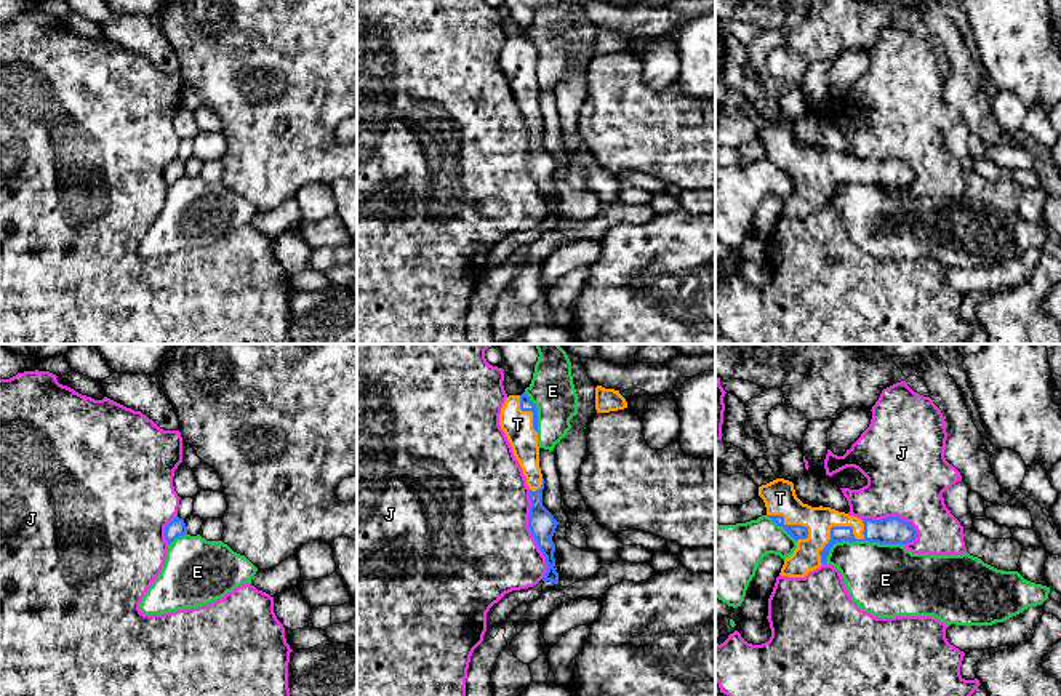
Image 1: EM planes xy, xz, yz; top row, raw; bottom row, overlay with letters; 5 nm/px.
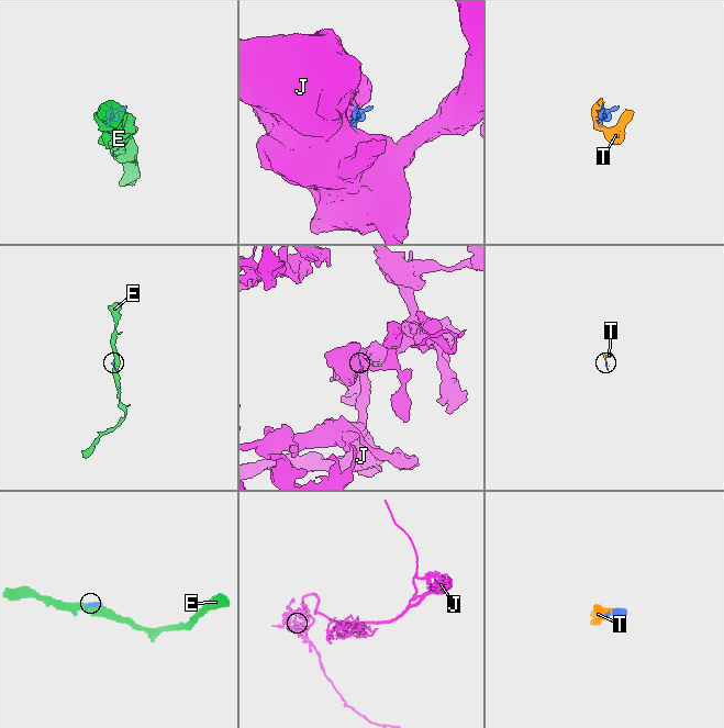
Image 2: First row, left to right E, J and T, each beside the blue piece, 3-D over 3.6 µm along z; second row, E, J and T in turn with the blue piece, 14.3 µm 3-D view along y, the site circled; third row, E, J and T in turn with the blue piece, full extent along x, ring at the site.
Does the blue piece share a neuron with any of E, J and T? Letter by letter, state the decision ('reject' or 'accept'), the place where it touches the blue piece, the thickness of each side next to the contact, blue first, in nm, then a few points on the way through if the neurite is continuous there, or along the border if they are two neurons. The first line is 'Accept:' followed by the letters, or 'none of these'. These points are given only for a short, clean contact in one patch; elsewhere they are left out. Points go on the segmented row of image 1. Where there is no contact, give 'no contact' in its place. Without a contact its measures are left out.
Accept: T
E: reject | yz (858, 540) | 140/360 nm
J: reject | xz (532, 533) | 140/480 nm
T: accept | yz (840, 527) | 130/140 nm

